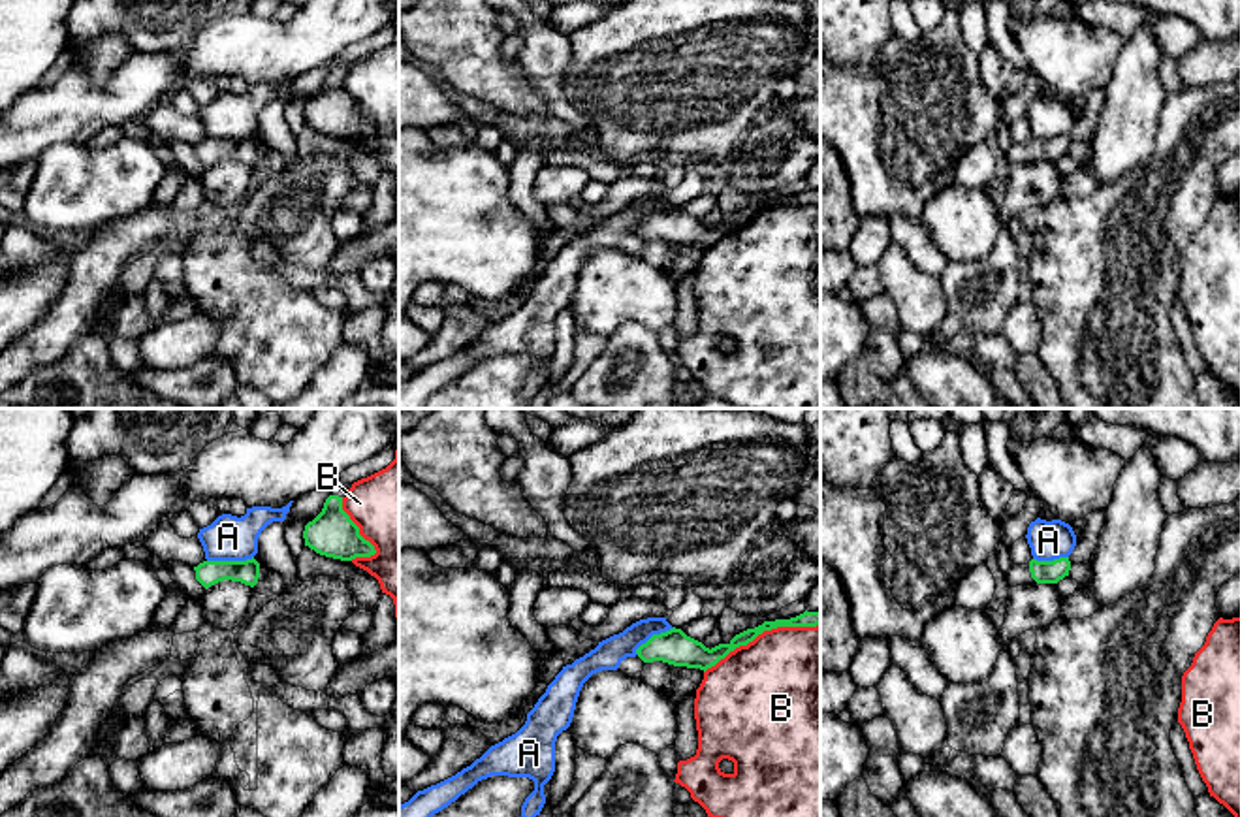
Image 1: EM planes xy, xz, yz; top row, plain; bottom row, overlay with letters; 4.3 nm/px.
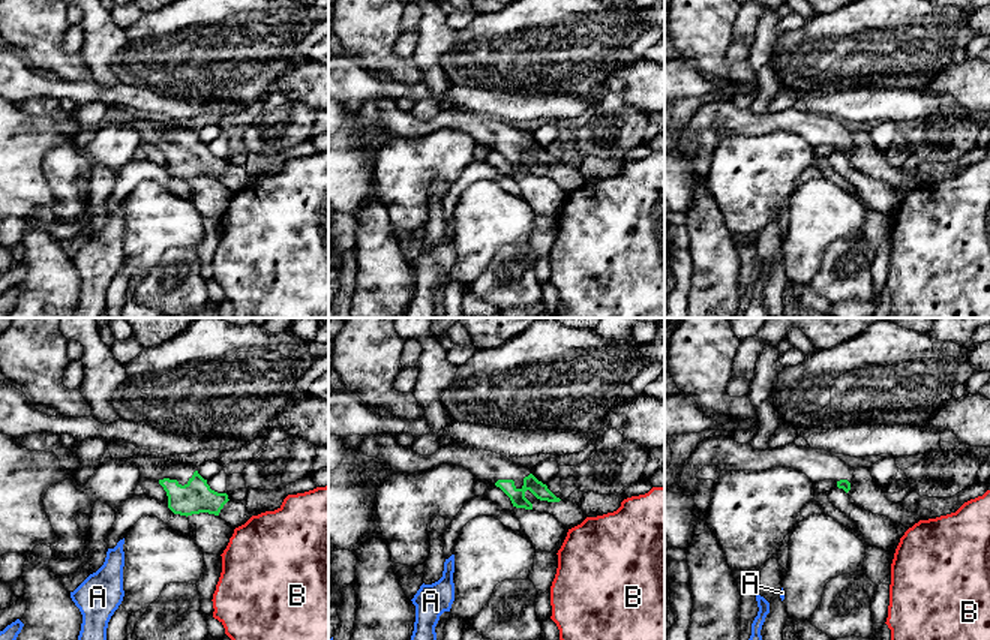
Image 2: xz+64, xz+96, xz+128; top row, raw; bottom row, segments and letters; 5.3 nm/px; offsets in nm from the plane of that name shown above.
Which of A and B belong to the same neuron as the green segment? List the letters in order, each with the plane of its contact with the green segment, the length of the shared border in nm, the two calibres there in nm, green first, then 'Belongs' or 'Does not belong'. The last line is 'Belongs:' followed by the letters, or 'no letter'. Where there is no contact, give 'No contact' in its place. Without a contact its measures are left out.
A: Touches green in xy. Shared border 200 nm. Thickness 110 nm (green) against 190 nm. Does not belong
B: Touches green in xz. Shared border 550 nm. Thickness 80 nm (green) against 480 nm. Does not belong
Belongs: no letter

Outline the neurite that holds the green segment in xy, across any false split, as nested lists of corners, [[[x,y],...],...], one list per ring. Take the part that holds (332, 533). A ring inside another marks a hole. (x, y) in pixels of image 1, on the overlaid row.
[[[329,495],[322,512],[305,525],[305,546],[320,555],[352,561],[371,557],[374,546],[359,535],[359,527],[342,510],[342,497]]]

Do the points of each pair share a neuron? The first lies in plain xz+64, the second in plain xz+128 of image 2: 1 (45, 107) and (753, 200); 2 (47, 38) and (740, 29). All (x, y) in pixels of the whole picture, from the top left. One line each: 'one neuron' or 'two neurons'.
1: two neurons
2: two neurons

